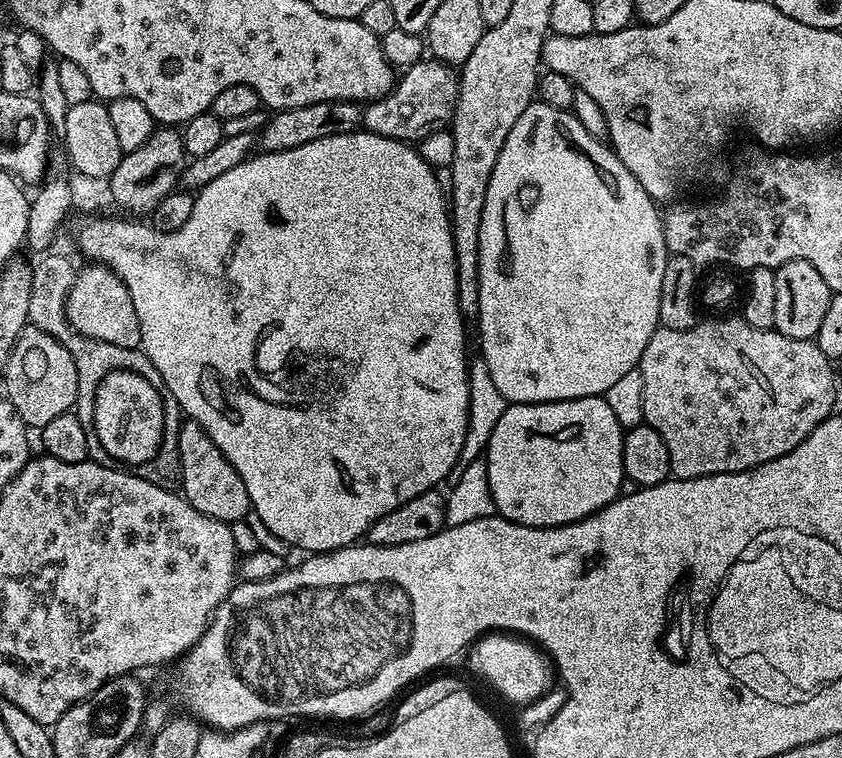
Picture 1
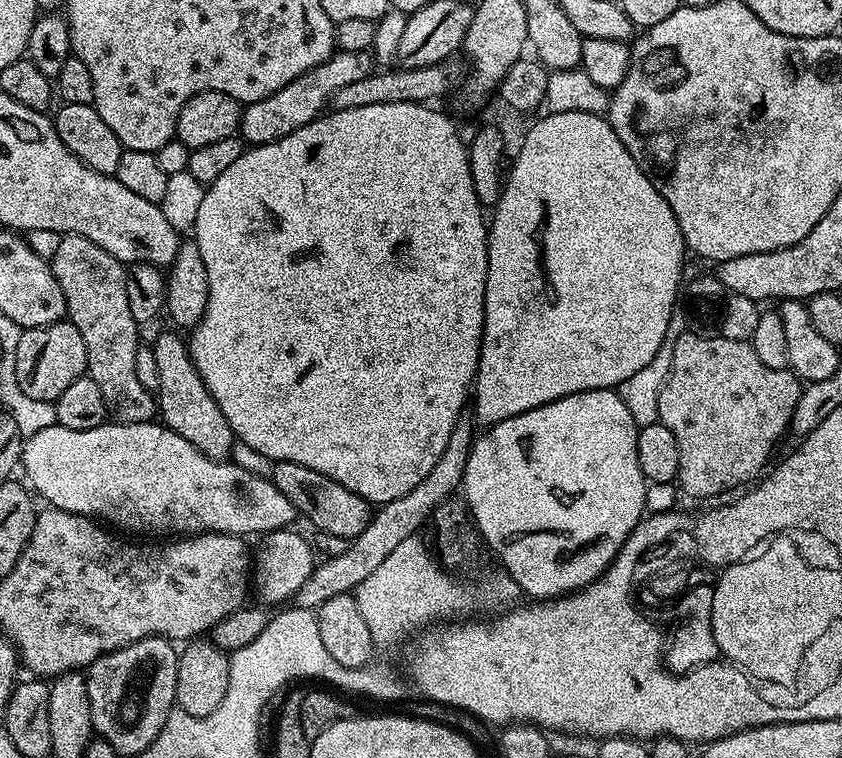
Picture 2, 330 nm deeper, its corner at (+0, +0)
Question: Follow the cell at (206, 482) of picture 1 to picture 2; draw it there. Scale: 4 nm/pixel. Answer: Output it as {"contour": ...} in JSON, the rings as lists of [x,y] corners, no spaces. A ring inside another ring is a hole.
{"contour":[[[179,331],[164,332],[151,341],[154,359],[158,362],[158,416],[164,427],[182,434],[194,450],[202,450],[211,460],[223,460],[231,453],[234,443],[232,427],[226,422],[226,414],[218,410],[218,402],[206,390],[206,382],[198,374],[185,337]]]}

